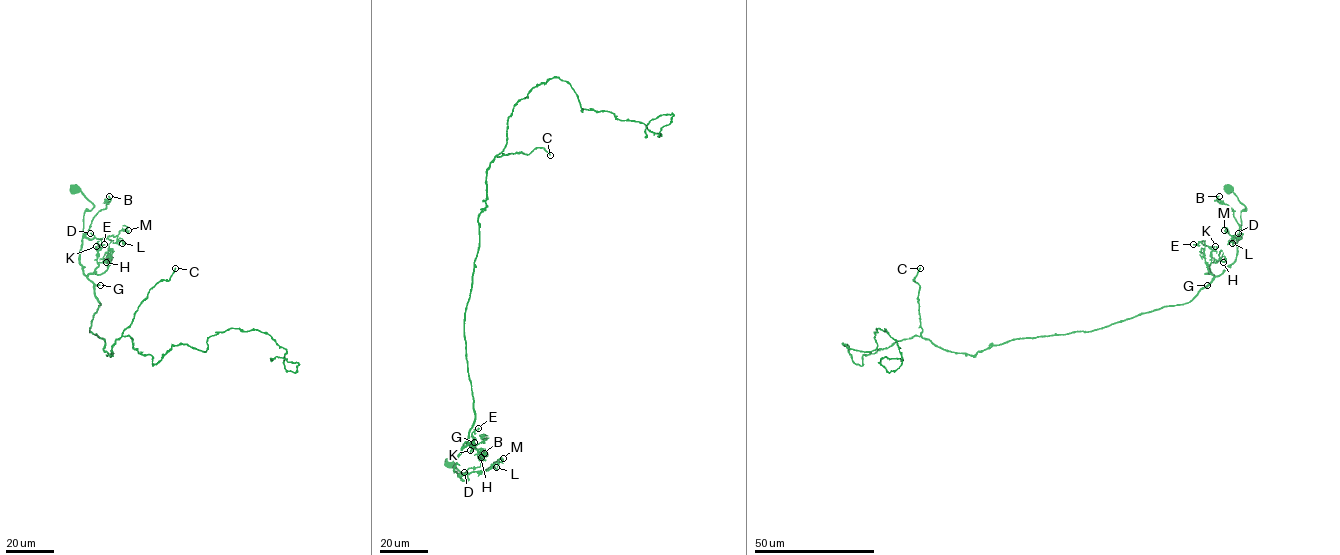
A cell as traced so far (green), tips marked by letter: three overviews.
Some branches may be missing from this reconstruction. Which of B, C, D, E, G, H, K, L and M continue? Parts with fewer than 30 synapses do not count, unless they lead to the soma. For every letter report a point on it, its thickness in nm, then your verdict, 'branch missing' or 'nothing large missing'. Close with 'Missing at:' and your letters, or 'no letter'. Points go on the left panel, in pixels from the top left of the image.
B: at (109, 196); 180 nm thick; nothing large missing
C: at (175, 268); 200 nm thick; branch missing
D: at (90, 233); 120 nm thick; nothing large missing
E: at (104, 244); 180 nm thick; nothing large missing
G: at (100, 285); 380 nm thick; nothing large missing
H: at (106, 262); 140 nm thick; nothing large missing
K: at (96, 246); 150 nm thick; nothing large missing
L: at (122, 243); 110 nm thick; nothing large missing
M: at (128, 230); 120 nm thick; nothing large missing
Missing at: C

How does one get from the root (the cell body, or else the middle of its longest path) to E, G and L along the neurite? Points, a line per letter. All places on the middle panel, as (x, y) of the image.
E: (448, 464), (468, 479), (464, 480), (458, 475), (454, 467), (463, 445), (475, 446), (472, 433), (478, 428)
G: (448, 464), (464, 473), (467, 480), (457, 475), (454, 467), (460, 451), (474, 442)
L: (448, 464), (467, 476), (468, 479), (464, 480), (457, 475), (481, 472), (495, 463), (498, 464), (496, 467)

